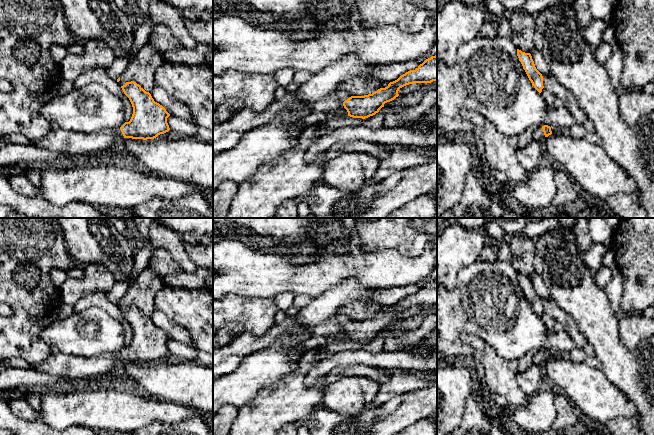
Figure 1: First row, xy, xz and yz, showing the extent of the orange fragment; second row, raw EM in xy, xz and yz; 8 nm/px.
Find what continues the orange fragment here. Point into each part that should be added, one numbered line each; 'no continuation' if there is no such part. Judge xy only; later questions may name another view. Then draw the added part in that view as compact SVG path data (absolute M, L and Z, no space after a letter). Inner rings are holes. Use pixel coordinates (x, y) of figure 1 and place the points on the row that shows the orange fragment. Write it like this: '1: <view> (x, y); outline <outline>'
1: xy (57, 140); outline M51 128L43 139L31 142L31 144L49 152L87 155L101 150L109 150L118 145L123 138L120 128L101 129L93 133Z

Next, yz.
1: yz (538, 135); outline M542 127L536 128L536 130L533 133L533 139L536 142L543 142L543 140L545 139L545 135Z

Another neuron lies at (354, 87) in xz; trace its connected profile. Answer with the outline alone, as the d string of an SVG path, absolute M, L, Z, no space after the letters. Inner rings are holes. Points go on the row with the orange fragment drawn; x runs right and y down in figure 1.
M378 78L350 79L341 83L338 89L346 91L350 96L364 96L372 94L380 88L385 88L388 84Z

